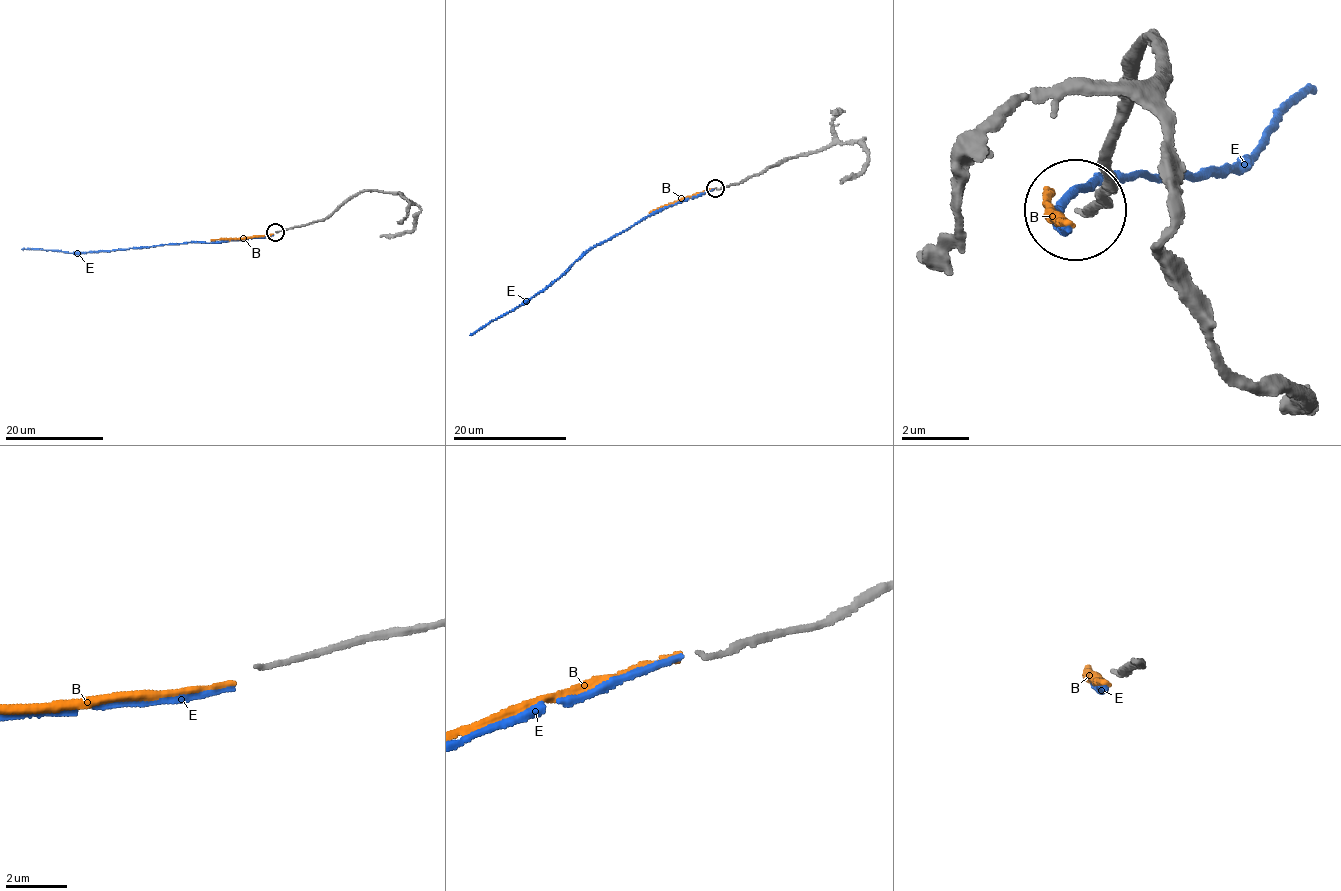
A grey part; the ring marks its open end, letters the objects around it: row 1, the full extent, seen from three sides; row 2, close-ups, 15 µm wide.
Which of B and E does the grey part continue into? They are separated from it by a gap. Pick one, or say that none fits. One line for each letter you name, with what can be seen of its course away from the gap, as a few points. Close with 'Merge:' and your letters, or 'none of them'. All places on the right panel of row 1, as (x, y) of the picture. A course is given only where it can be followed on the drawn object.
Merge: none of them

